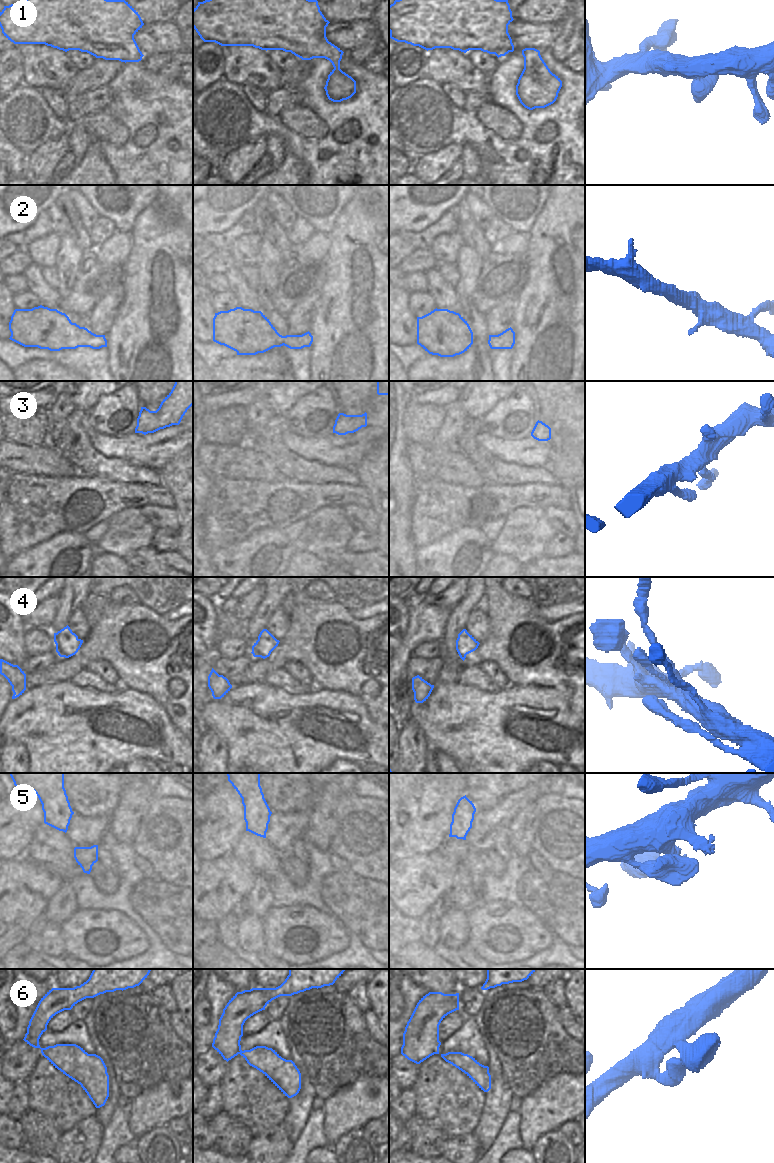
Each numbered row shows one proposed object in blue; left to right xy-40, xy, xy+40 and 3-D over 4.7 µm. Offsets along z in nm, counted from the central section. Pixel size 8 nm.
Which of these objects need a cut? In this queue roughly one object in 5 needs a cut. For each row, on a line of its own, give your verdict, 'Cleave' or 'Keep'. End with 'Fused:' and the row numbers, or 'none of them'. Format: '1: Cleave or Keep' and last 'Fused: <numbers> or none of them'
1: Keep
2: Keep
3: Keep
4: Cleave
5: Cleave
6: Keep
Fused: 4, 5

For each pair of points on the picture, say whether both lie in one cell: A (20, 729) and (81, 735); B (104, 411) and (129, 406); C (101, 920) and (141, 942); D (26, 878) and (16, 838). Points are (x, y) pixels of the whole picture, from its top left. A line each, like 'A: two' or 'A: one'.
A: one
B: one
C: one
D: two

